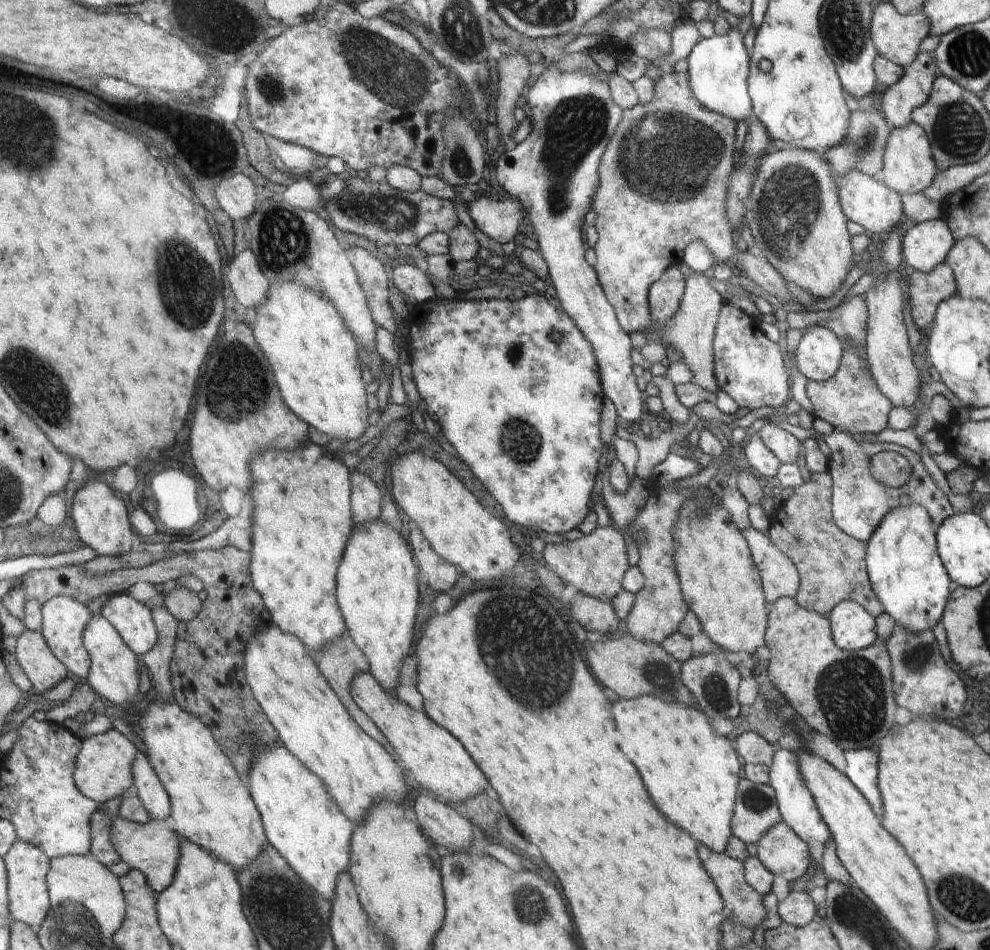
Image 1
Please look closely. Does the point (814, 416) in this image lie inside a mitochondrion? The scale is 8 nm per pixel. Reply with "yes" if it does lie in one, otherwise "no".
no

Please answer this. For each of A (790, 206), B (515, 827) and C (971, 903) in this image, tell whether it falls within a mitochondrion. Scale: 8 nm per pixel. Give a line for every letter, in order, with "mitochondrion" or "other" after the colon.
A: mitochondrion
B: other
C: mitochondrion

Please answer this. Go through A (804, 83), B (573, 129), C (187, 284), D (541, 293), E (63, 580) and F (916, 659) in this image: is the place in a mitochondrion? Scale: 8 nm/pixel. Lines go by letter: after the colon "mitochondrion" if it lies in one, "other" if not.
A: other
B: mitochondrion
C: mitochondrion
D: other
E: other
F: mitochondrion

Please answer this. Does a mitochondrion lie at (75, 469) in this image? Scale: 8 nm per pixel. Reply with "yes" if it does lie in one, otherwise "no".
no

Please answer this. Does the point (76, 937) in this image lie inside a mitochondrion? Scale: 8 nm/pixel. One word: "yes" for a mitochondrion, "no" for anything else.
yes

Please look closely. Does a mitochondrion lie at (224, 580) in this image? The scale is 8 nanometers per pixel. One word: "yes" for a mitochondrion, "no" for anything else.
no

